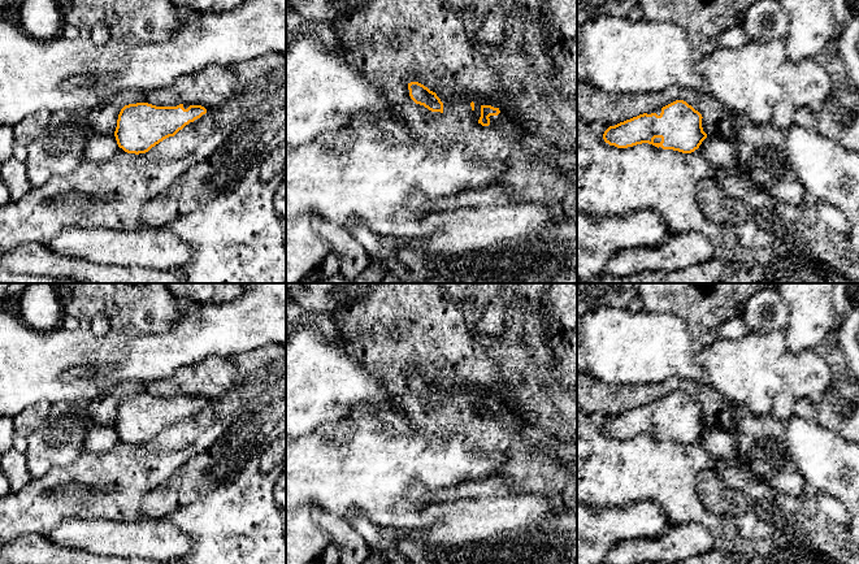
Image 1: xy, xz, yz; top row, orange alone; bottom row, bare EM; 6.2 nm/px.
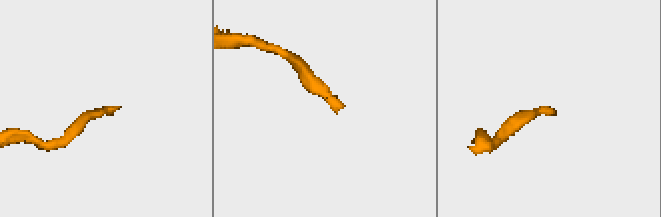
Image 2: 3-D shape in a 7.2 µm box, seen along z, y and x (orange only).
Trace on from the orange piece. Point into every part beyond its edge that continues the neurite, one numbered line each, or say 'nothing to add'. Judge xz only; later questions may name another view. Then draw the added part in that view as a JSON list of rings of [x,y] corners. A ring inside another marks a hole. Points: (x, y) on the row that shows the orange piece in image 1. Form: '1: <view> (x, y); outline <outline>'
1: xz (507, 126); outline [[[490,116],[490,125],[496,127],[502,134],[509,135],[517,133],[517,125],[512,117],[507,117],[506,120],[502,116]]]

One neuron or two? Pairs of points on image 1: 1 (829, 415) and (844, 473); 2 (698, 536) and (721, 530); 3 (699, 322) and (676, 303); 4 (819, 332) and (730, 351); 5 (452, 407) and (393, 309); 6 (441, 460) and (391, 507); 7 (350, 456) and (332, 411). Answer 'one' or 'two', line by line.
1: two
2: two
3: one
4: two
5: one
6: one
7: two

